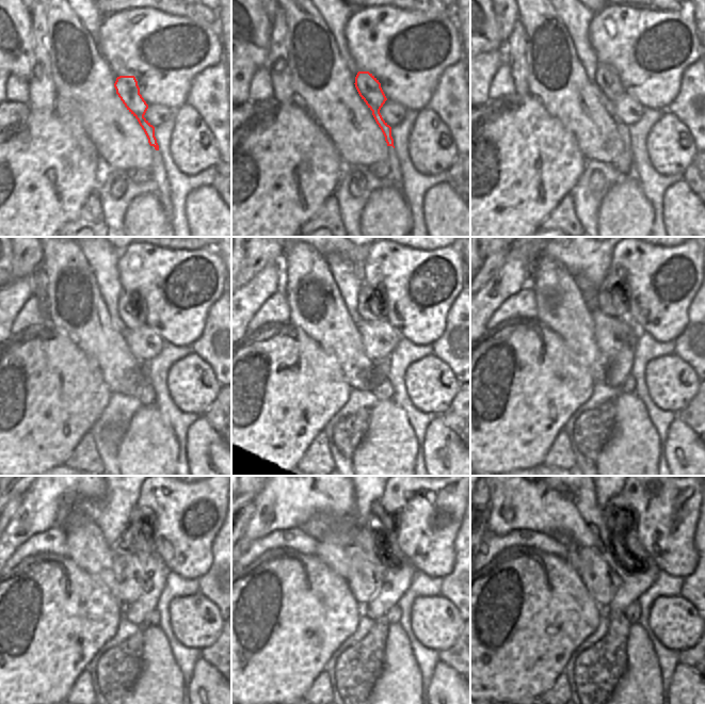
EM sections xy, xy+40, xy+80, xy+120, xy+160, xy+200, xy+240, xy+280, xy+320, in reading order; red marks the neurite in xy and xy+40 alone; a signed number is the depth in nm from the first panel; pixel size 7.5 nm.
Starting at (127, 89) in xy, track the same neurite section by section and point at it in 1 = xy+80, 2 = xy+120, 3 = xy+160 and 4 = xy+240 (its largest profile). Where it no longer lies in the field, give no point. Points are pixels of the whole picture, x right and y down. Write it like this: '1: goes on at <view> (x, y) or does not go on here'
1: goes on at xy+80 (608, 82)
2: goes on at xy+120 (131, 306)
3: goes on at xy+160 (371, 304)
4: goes on at xy+240 (137, 540)

